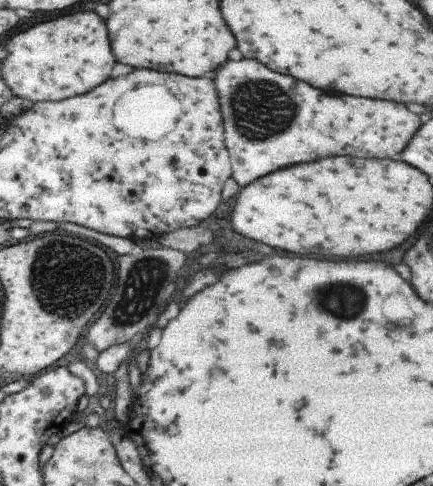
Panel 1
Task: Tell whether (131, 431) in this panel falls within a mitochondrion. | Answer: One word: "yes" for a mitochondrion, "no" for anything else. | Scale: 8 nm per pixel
no

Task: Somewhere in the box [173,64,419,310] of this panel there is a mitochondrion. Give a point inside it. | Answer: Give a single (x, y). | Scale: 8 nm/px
(259, 110)

